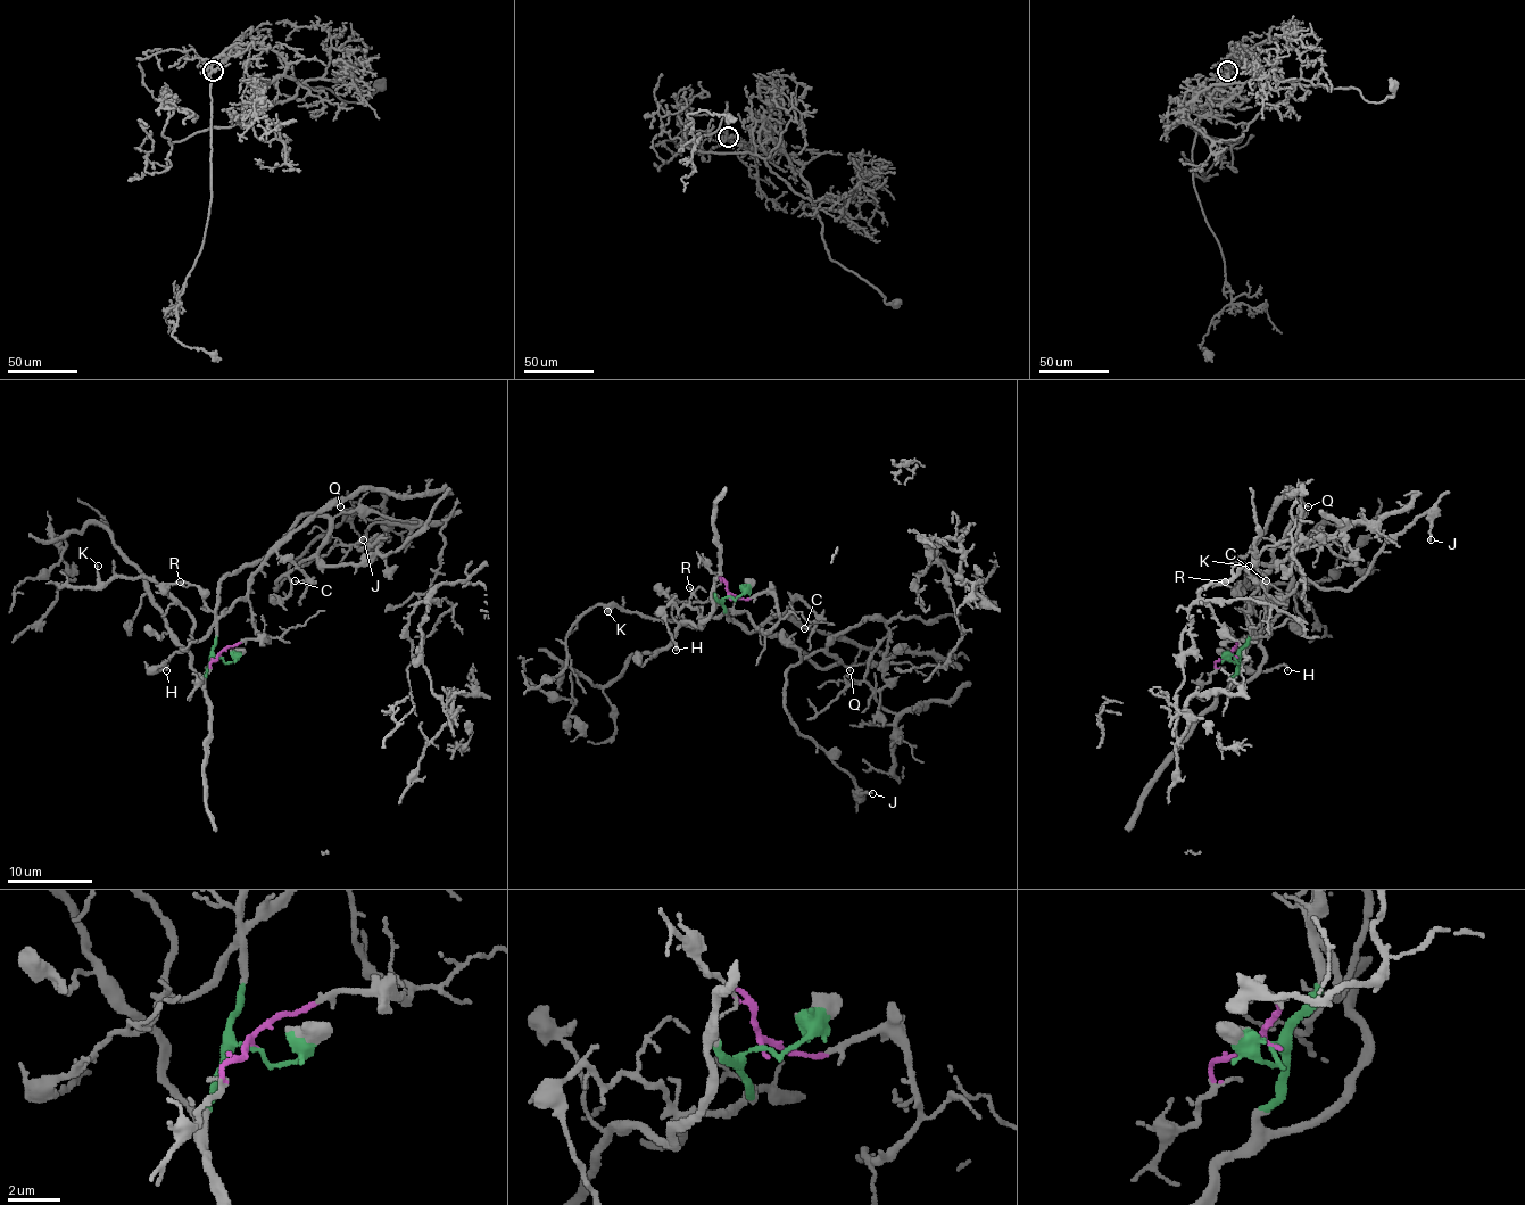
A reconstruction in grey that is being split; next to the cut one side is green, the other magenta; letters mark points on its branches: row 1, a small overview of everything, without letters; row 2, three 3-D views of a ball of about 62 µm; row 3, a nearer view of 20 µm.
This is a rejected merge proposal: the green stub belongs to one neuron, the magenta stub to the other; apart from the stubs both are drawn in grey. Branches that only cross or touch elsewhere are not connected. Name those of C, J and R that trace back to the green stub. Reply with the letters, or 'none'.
J, R

